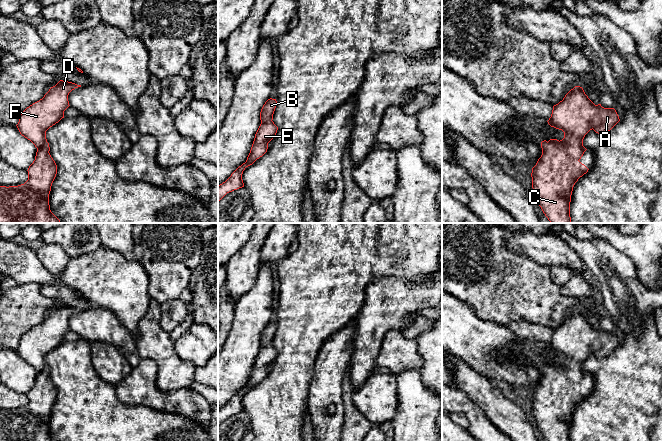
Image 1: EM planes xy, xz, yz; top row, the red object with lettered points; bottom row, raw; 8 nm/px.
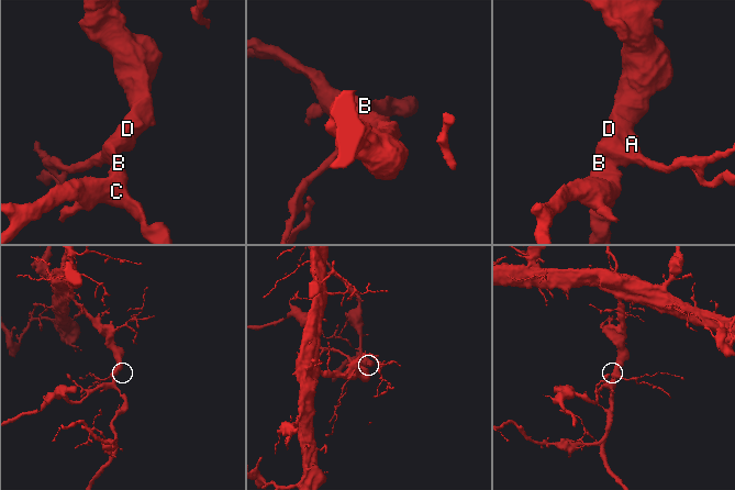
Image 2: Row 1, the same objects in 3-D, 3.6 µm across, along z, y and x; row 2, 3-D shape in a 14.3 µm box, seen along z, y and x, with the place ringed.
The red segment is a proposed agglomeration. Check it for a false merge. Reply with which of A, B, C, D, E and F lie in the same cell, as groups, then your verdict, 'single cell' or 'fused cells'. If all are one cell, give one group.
groups A B C D E F; single cell

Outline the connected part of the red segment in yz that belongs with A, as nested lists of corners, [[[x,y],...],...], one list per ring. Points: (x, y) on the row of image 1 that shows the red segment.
[[[580,86],[571,89],[558,104],[553,106],[552,114],[547,121],[551,127],[562,130],[562,140],[550,139],[541,142],[542,155],[532,168],[532,188],[543,213],[551,223],[572,223],[570,202],[573,187],[588,168],[579,160],[587,150],[583,146],[585,135],[594,130],[601,134],[610,131],[620,121],[614,108],[595,105]]]

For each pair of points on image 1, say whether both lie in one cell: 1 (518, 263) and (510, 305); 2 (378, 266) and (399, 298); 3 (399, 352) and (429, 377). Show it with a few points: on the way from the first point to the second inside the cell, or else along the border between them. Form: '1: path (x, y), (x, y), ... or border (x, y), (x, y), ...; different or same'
1: path (518, 273), (510, 288), (510, 295); same
2: border (408, 279), (378, 276), (374, 277), (365, 289); different
3: border (417, 345), (417, 351), (423, 361), (420, 369); different

